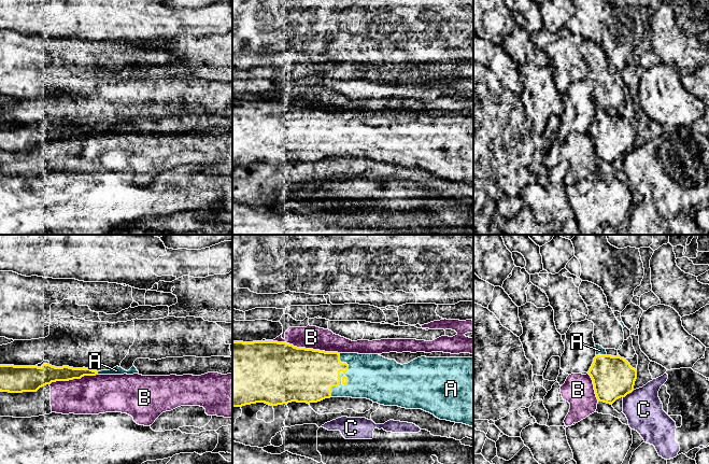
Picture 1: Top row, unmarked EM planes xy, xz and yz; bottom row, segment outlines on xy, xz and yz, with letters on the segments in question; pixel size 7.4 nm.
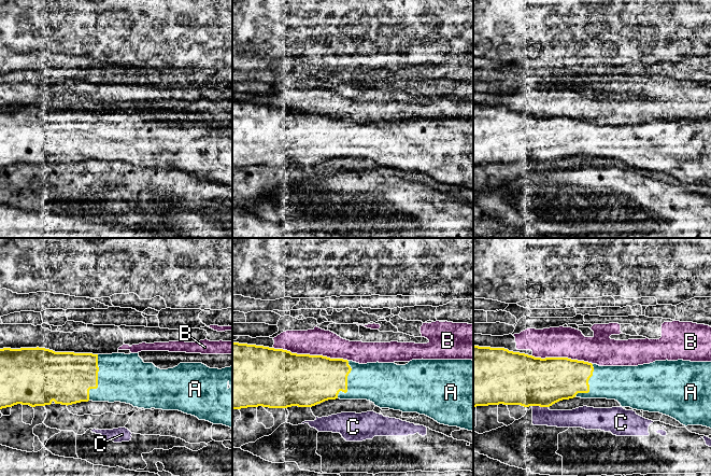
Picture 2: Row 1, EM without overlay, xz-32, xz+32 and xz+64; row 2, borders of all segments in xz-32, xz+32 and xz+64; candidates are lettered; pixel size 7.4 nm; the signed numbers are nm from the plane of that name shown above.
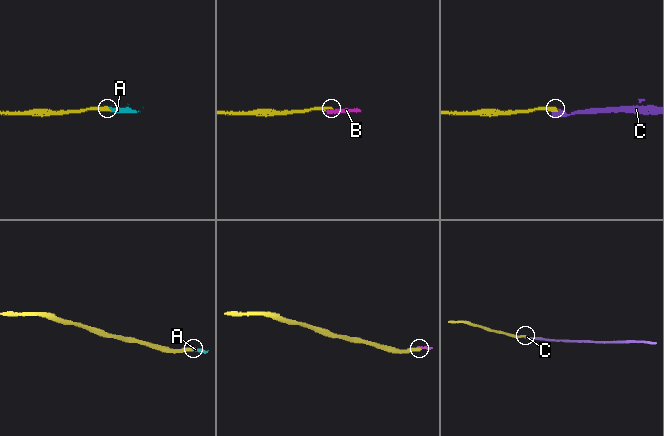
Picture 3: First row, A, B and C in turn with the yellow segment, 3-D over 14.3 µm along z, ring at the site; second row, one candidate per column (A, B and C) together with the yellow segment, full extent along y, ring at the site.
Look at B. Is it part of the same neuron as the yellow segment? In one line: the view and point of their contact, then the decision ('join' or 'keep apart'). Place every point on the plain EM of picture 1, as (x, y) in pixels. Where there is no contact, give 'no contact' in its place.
meets yellow in xz at (305, 107); keep apart

